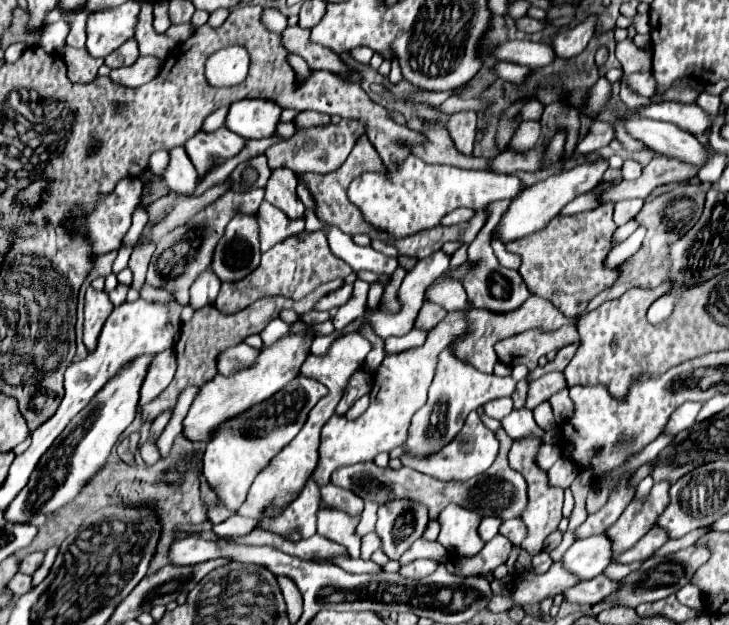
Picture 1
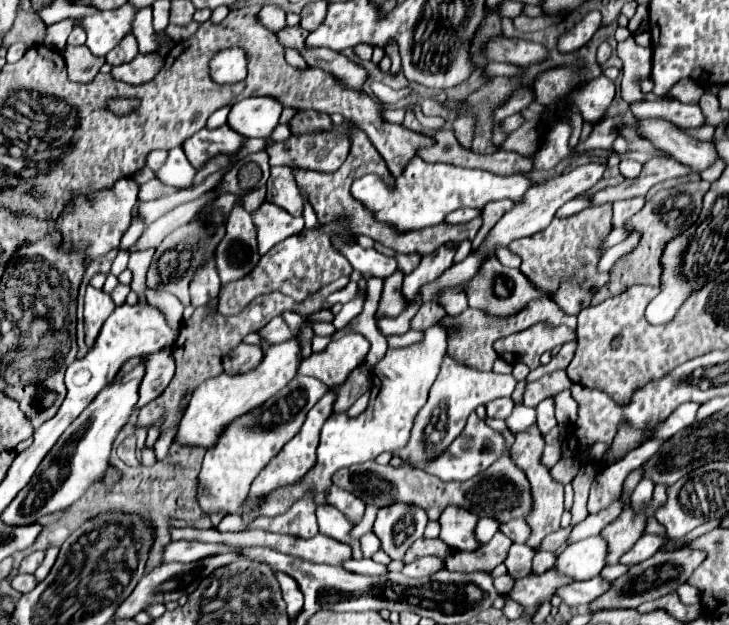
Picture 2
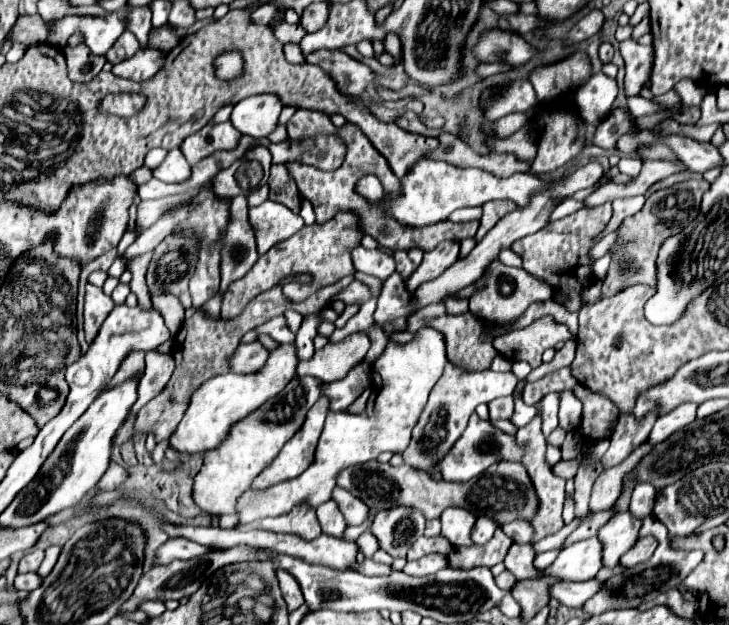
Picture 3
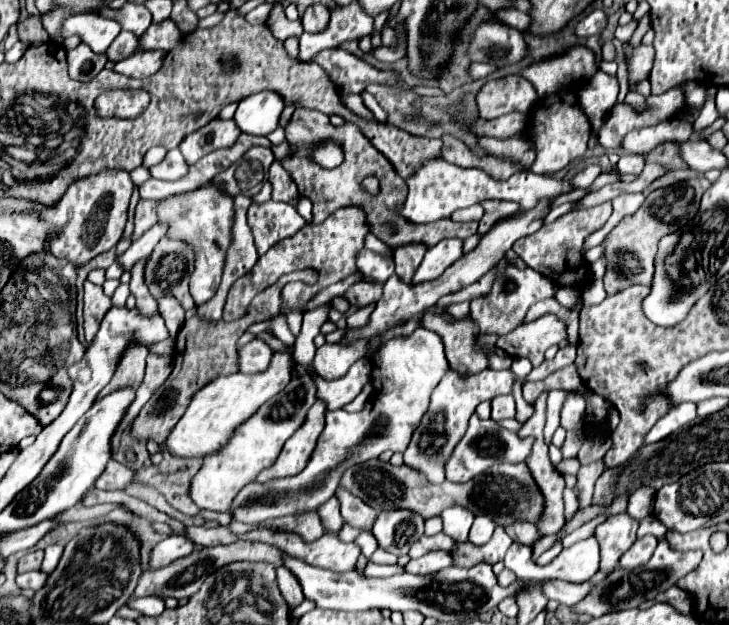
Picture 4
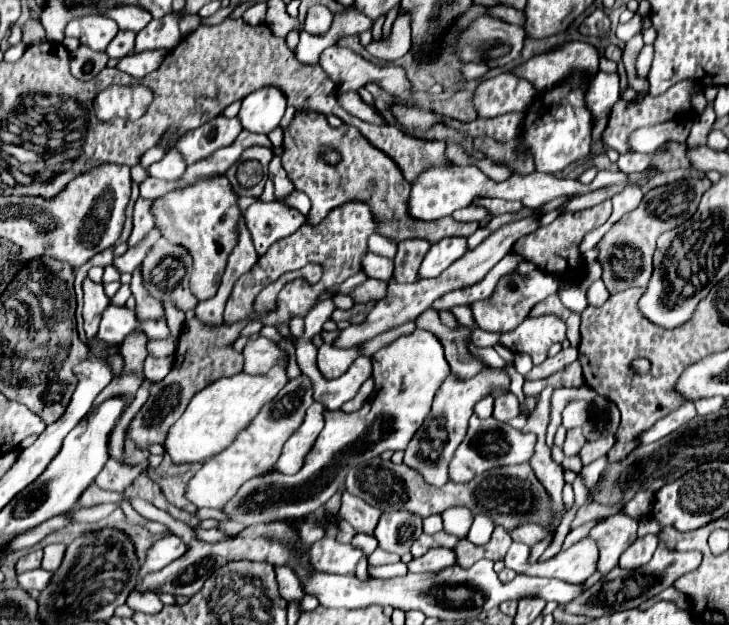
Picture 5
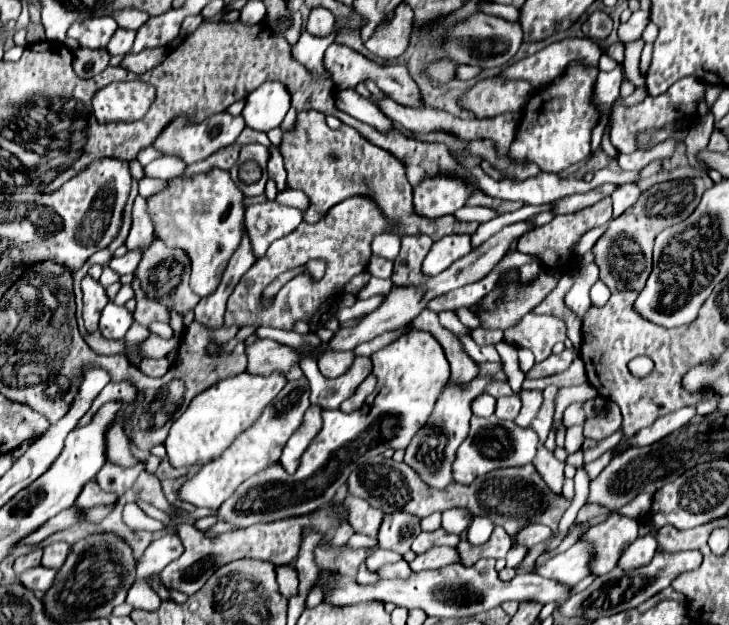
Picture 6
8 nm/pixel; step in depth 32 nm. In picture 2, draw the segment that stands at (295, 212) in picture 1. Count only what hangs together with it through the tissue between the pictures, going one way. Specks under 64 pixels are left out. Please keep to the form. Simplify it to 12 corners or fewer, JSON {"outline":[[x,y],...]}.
{"outline":[[274,166],[268,202],[302,214],[304,200],[288,166]]}

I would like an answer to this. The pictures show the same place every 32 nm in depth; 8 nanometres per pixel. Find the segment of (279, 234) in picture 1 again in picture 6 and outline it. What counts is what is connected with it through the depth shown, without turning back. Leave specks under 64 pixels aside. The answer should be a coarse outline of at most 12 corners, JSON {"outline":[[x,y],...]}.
{"outline":[[282,204],[246,208],[246,230],[256,258],[302,222]]}

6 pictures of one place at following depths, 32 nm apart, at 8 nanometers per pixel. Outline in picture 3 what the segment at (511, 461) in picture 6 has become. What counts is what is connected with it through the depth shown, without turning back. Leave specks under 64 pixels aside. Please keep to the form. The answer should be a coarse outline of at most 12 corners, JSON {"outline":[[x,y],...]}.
{"outline":[[472,414],[442,460],[444,480],[468,482],[526,446]]}

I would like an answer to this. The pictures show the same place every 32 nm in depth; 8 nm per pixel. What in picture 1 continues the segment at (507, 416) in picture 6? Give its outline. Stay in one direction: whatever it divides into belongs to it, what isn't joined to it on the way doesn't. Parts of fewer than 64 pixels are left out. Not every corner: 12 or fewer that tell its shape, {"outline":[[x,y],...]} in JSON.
{"outline":[[498,398],[484,406],[486,416],[502,420],[512,412],[512,398]]}

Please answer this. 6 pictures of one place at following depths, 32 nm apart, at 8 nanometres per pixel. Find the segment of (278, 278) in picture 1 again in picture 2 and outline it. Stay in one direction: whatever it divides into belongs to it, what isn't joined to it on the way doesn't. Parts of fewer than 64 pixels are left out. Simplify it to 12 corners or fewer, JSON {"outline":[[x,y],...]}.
{"outline":[[344,218],[278,242],[250,274],[220,290],[234,316],[280,290],[302,302],[354,268],[334,234],[356,244]]}

